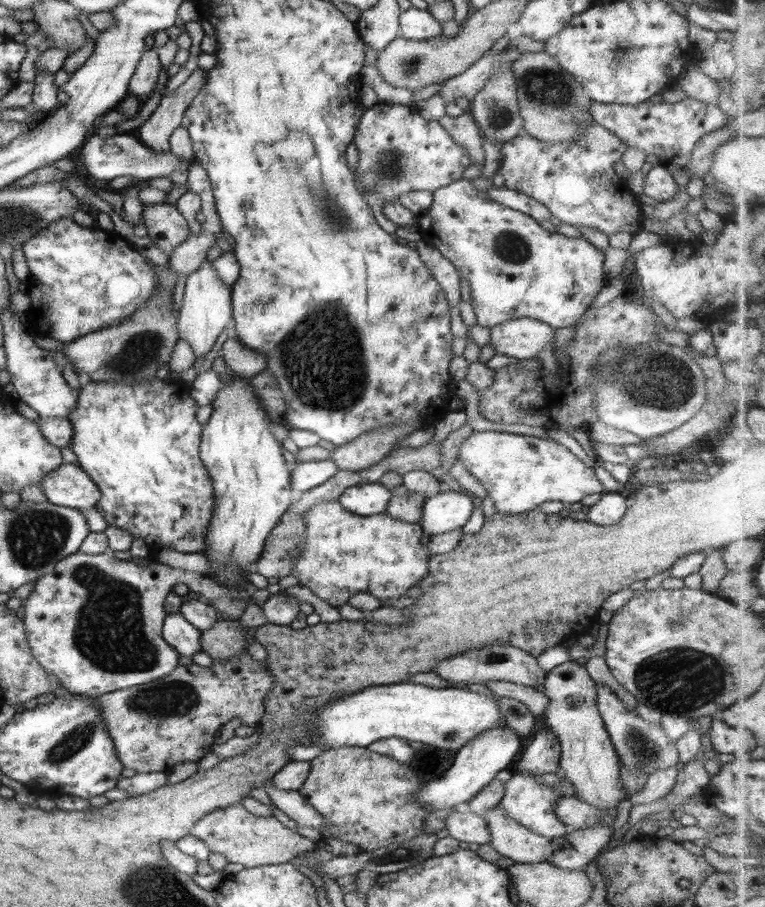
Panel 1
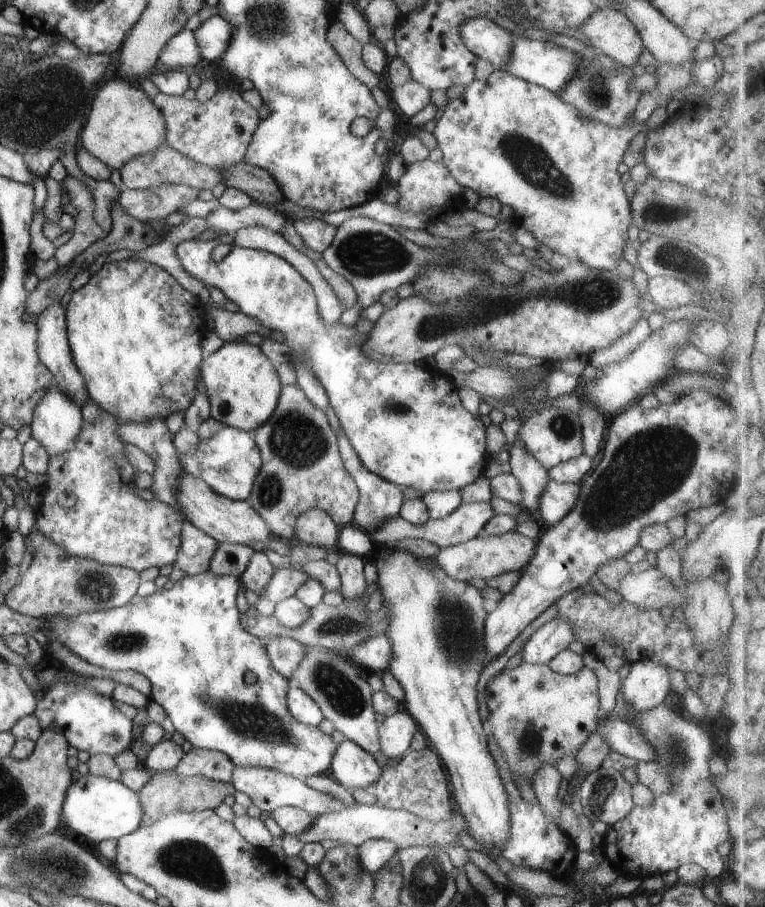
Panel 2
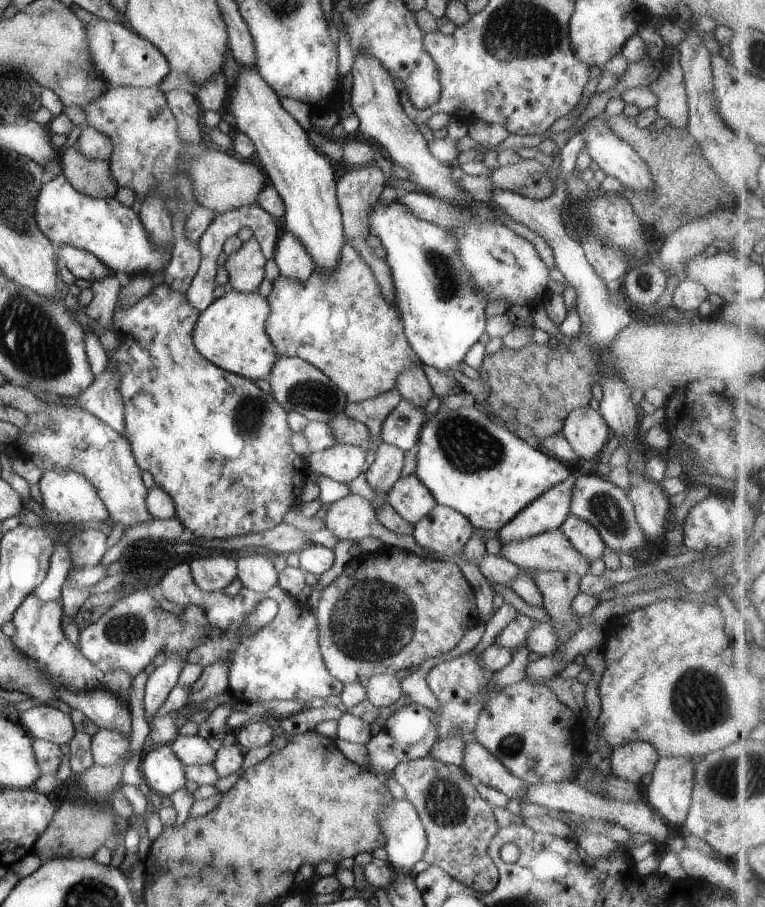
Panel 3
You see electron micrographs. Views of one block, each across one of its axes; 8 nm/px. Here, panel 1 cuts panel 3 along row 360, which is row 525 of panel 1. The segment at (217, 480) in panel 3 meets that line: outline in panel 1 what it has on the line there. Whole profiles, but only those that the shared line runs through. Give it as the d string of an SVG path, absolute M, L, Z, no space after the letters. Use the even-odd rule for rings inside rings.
M158 378L150 381L150 383L136 384L84 381L80 390L77 391L76 408L69 414L68 418L74 429L69 447L77 456L77 465L89 474L89 477L98 485L101 492L100 500L97 502L95 508L102 514L108 525L123 528L130 532L133 537L143 538L144 542L153 551L170 548L184 553L202 553L207 548L205 545L205 536L207 536L207 528L213 515L215 496L211 476L208 474L208 469L203 465L199 453L201 432L203 429L203 424L198 422L196 418L196 411L199 406L188 394L188 386L191 387L190 384L184 384L184 382L168 382Z

